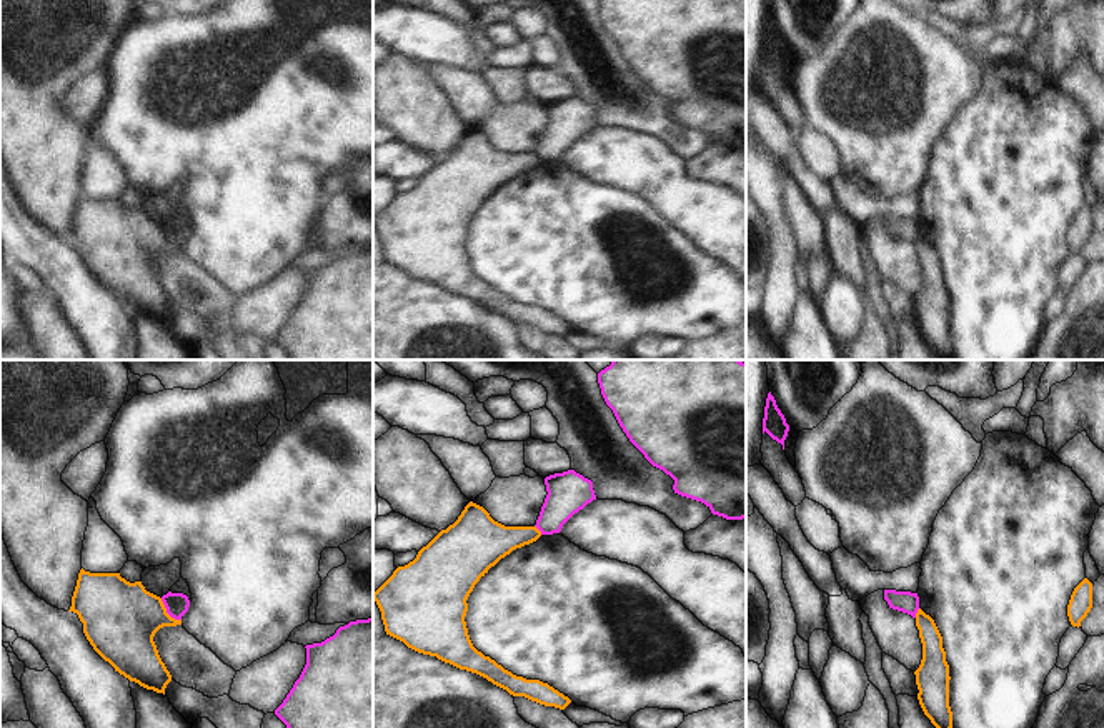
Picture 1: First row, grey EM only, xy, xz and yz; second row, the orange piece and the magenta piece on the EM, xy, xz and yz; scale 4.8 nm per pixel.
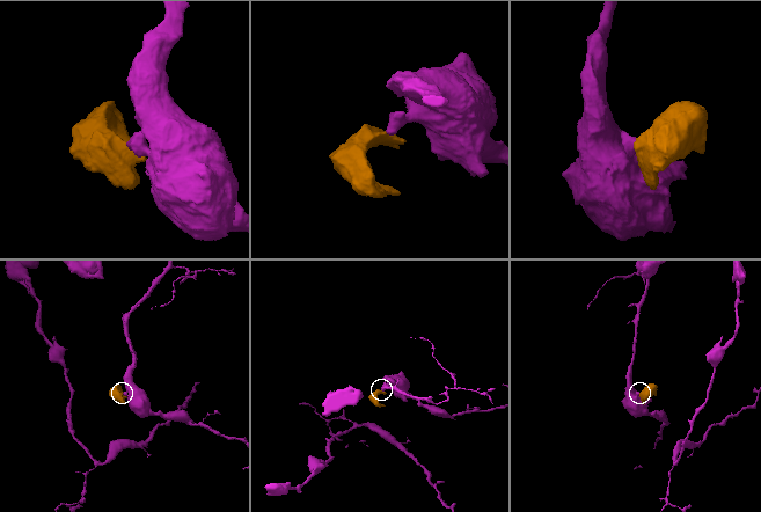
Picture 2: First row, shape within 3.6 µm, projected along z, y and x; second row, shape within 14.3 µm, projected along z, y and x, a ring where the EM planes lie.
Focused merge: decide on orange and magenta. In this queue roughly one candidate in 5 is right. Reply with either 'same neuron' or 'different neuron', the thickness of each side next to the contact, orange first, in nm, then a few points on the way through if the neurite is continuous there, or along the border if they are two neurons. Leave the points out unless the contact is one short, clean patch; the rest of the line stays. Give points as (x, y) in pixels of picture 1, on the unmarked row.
different neuron; 360 nm thick on the orange side, 110 nm on the other; border along xy (160, 225), (165, 237), (180, 247)

